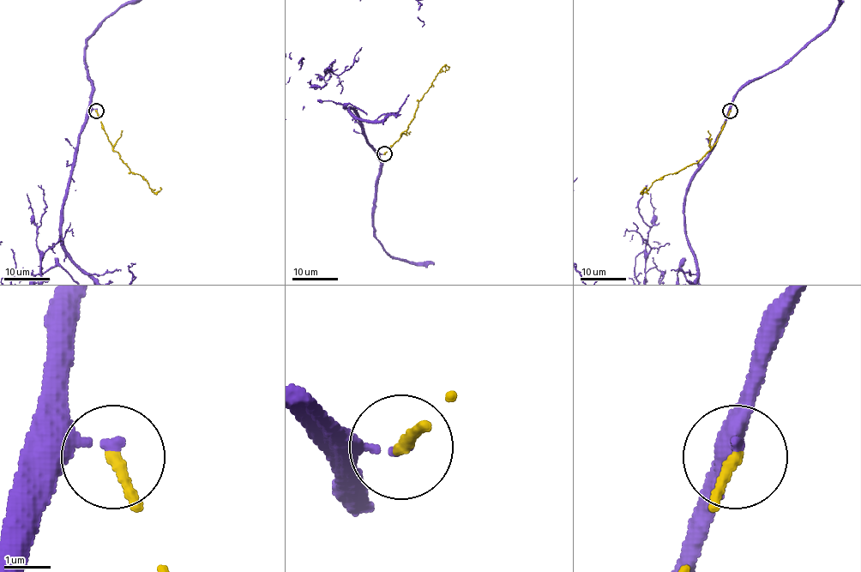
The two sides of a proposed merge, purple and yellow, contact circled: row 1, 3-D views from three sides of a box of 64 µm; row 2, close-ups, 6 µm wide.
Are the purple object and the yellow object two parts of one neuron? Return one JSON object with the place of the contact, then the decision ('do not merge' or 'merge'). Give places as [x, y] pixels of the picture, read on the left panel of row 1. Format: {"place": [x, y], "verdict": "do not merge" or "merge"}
{"place": [96, 111], "verdict": "do not merge"}

